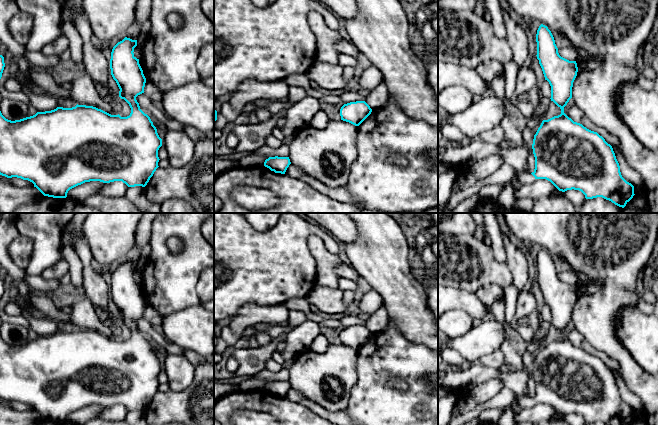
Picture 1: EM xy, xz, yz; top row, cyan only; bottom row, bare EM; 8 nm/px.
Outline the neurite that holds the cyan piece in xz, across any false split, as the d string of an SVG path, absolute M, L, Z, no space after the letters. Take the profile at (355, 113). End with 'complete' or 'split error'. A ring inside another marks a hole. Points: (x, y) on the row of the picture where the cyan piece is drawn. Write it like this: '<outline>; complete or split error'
M365 101L344 104L340 109L341 120L359 126L372 112Z; complete

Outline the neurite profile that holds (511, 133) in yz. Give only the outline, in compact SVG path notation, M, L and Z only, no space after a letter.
M508 117L502 119L501 126L506 139L514 143L515 146L522 146L524 144L522 132L516 129Z

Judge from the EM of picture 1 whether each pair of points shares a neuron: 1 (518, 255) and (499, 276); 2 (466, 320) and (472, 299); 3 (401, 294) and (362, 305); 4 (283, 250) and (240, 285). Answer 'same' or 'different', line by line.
1: different
2: different
3: different
4: same

